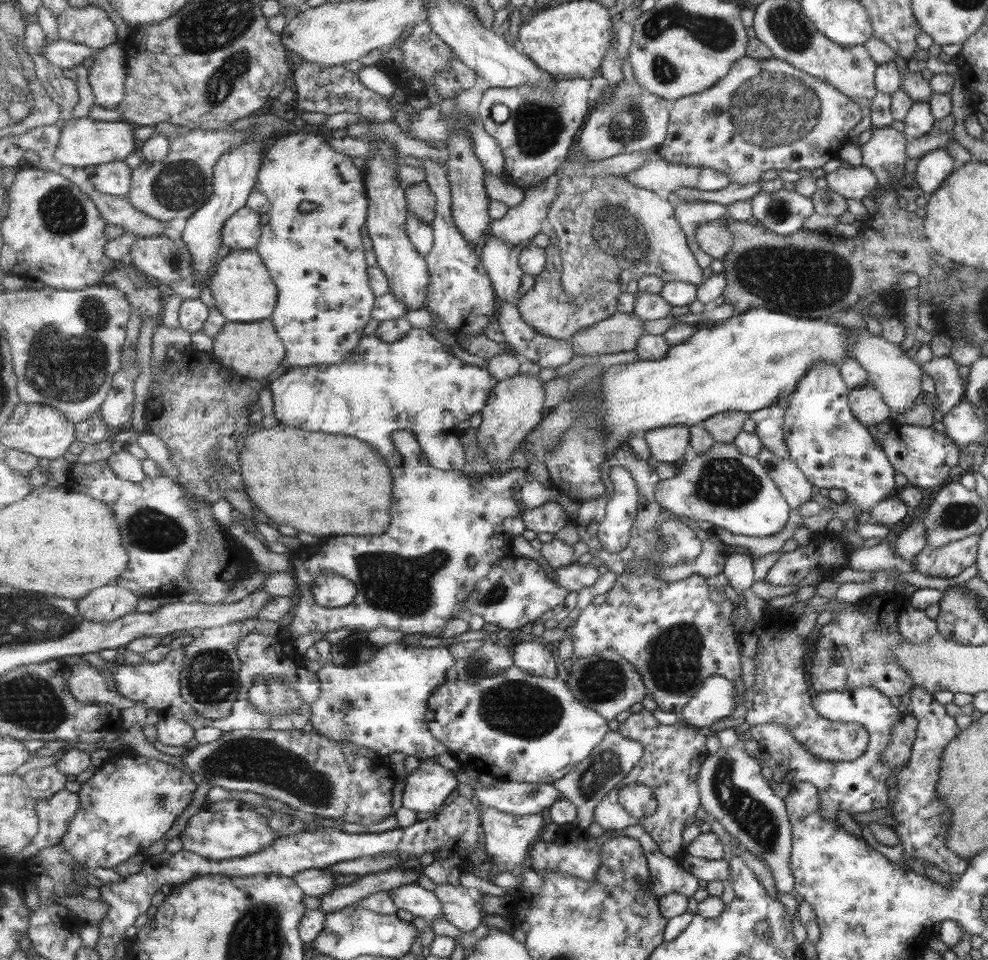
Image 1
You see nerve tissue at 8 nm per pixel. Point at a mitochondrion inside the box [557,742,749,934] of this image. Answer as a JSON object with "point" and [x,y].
{"point":[607,763]}

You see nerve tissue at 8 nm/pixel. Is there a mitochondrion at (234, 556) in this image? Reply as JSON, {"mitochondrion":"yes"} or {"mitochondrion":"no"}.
{"mitochondrion":"no"}

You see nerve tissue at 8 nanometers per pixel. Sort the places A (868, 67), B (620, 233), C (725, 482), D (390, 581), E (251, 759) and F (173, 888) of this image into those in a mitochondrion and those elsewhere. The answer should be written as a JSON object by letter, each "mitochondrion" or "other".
{"A":"other","B":"mitochondrion","C":"mitochondrion","D":"mitochondrion","E":"mitochondrion","F":"other"}

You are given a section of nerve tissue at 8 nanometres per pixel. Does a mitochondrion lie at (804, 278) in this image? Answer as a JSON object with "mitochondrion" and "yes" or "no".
{"mitochondrion":"yes"}

